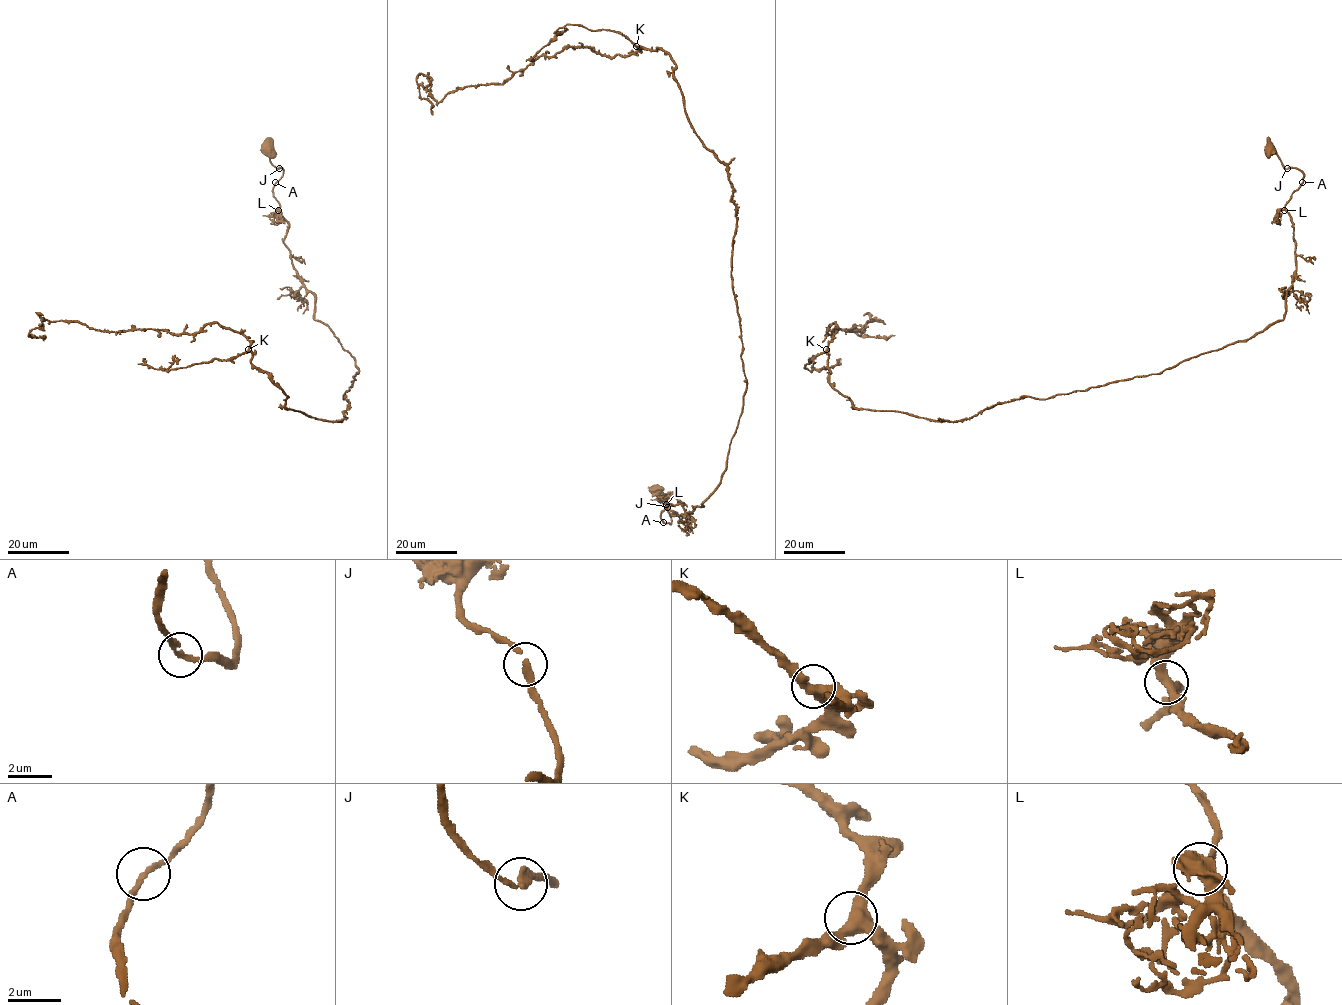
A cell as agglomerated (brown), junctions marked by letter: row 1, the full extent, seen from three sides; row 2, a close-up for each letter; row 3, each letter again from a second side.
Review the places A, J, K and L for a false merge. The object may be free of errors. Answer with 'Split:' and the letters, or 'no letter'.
Split: no letter

